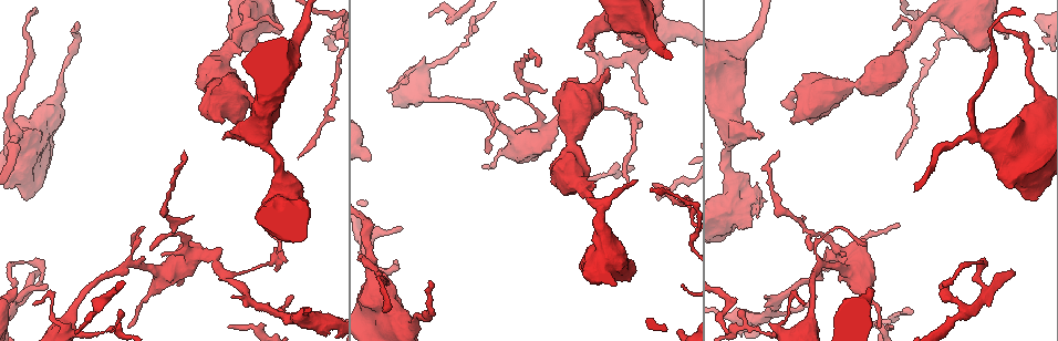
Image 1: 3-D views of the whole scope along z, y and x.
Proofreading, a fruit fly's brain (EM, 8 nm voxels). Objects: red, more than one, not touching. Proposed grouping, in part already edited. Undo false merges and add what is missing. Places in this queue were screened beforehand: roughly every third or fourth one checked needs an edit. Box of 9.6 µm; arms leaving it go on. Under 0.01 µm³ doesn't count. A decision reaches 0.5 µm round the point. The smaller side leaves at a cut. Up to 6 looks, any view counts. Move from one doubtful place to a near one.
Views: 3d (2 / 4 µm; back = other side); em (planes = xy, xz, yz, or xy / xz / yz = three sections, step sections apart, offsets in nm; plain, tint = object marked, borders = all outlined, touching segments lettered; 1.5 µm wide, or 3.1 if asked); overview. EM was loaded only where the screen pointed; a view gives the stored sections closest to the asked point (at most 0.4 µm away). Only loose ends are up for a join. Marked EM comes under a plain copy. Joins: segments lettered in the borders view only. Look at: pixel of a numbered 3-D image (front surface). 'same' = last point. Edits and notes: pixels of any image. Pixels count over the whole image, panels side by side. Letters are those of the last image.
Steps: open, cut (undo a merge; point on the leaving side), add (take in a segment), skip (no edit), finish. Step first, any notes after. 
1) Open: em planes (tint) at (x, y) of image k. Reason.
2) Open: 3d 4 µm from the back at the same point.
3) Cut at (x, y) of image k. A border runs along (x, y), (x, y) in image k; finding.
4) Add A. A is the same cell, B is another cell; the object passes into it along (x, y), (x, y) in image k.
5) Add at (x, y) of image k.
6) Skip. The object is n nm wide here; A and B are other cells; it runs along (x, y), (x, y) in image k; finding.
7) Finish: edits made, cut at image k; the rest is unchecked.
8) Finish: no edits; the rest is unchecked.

Open: 3d 4 µm at (899, 225) of image 1. Thin end.

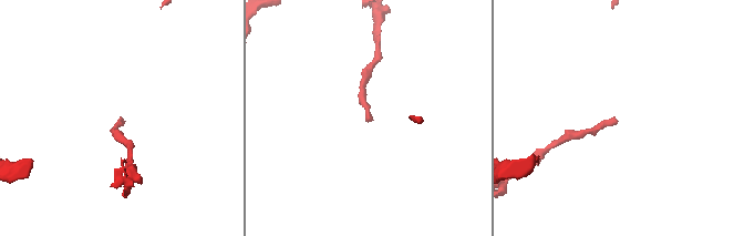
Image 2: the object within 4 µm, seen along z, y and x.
Open: em planes (borders) at (367, 120) of image 2. Now the EM.

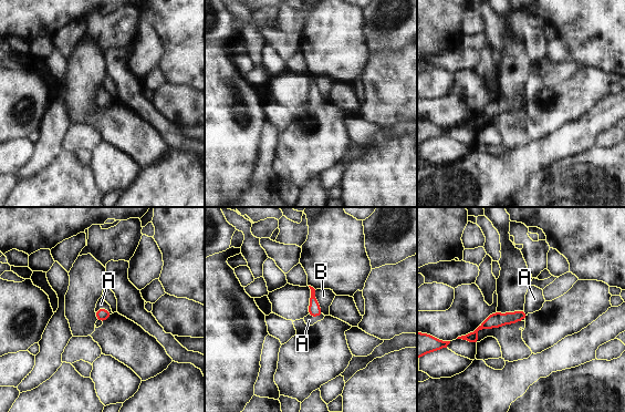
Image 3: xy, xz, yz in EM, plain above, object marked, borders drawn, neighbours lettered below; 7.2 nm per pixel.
Add A. A is the same cell, B is another cell; the object passes into it along (102, 315), (103, 308), (101, 304) in image 3; it goes on there.

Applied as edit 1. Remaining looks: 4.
Open: 3d 4 µm at (804, 305) of image 1. Tapers out.

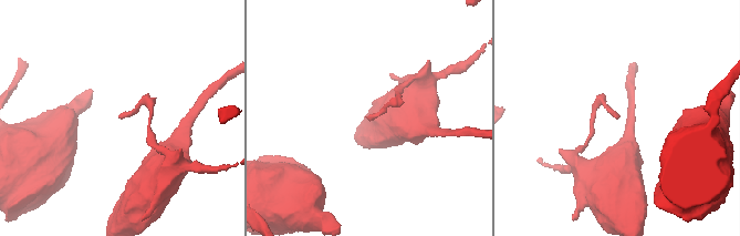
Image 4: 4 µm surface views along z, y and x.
Open: em yz step 4 (tint) at (615, 117) of image 4.

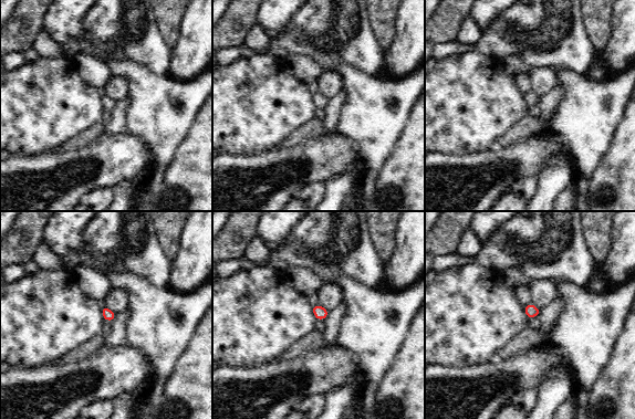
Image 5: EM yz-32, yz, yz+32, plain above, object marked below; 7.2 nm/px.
Open: em planes (borders) at the same point.

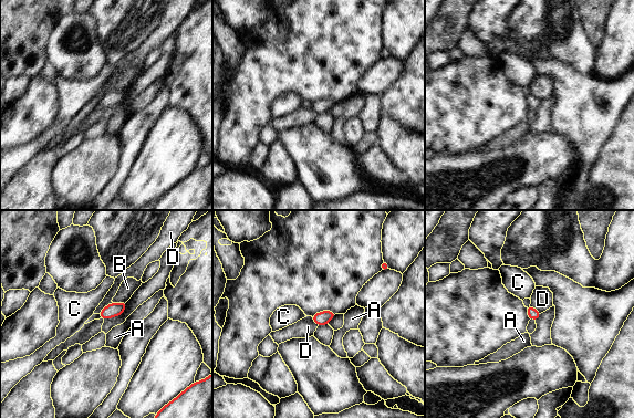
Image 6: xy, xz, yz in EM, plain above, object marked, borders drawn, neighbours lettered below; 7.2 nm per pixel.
Skip. The longest contact is with D, 140 nm; A, B, C and D are other cells; a border runs along (112, 302), (97, 313) in image 6; none of them fits.

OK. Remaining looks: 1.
Finish: edits made, add at image 3; the rest is unchecked.

